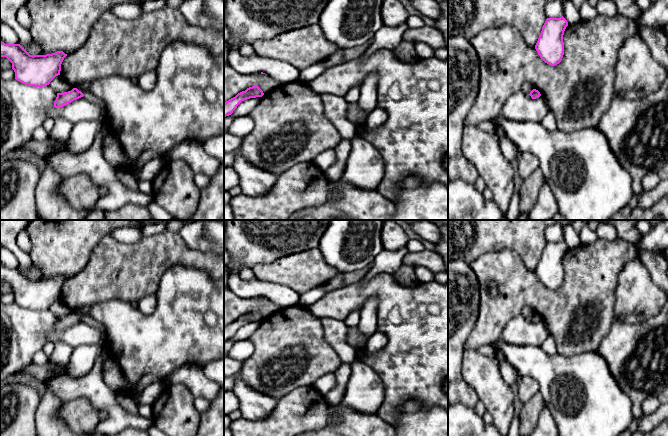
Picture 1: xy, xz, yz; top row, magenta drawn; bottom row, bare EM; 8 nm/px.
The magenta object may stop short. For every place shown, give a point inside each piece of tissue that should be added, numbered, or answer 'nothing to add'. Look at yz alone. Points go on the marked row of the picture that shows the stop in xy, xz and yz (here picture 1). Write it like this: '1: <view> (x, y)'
nothing to add

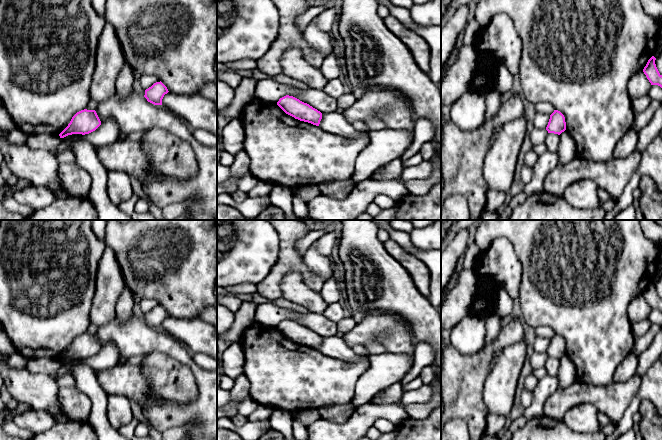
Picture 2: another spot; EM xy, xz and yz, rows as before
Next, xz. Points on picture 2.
nothing to add

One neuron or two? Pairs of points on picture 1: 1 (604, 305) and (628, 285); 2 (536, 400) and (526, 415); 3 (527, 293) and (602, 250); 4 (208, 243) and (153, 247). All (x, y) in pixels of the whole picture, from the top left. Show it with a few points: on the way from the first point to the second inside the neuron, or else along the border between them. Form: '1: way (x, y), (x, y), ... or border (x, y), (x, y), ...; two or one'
1: border (619, 273), (615, 289), (614, 319); two
2: way (535, 404), (530, 411); one
3: way (546, 294), (560, 294), (585, 269); one
4: border (177, 232), (191, 249), (210, 251); two

